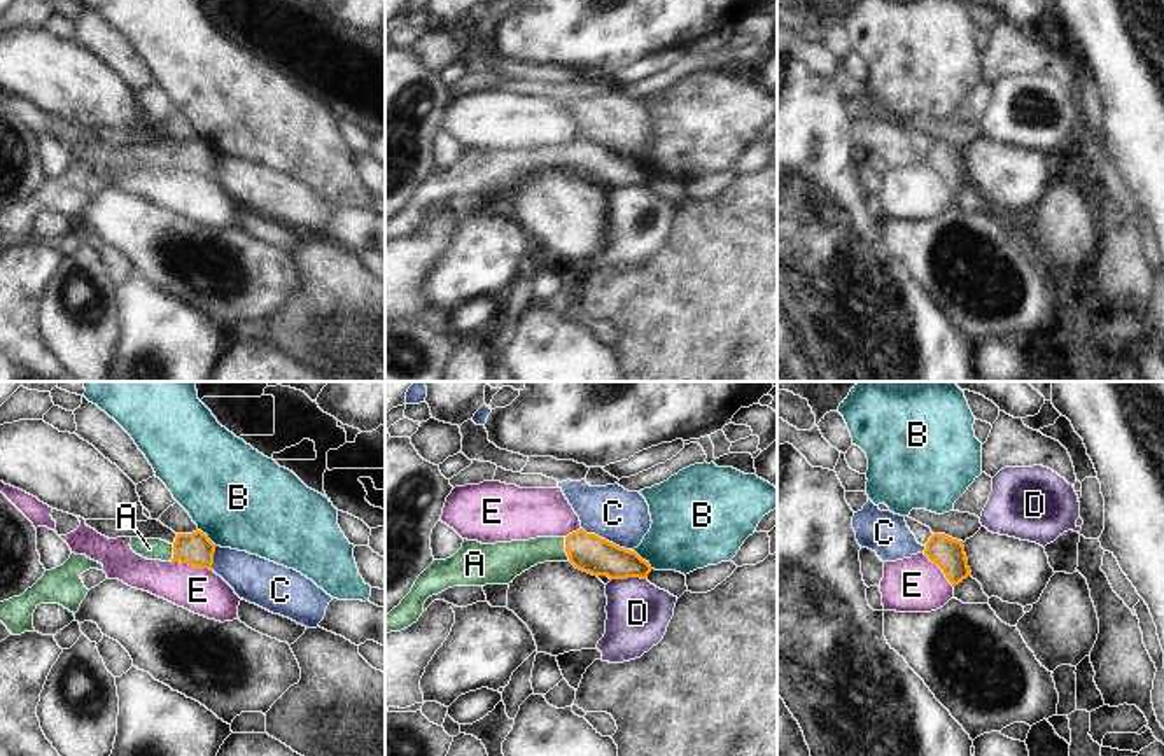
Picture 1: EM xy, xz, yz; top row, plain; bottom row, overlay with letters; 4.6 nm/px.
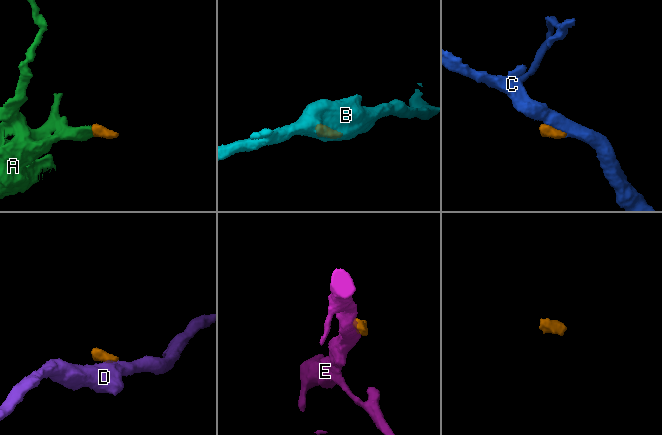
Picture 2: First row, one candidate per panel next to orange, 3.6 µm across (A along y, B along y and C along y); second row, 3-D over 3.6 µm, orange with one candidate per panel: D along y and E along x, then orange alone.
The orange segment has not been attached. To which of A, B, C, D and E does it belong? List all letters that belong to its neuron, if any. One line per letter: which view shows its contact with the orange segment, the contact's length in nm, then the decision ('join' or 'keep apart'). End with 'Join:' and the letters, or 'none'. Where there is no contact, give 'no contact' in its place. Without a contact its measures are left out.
A: meets orange in xz; contact 110 nm long; join
B: meets orange in xz; contact 140 nm long; keep apart
C: meets orange in xz; contact 240 nm long; keep apart
D: meets orange in xz; contact 160 nm long; keep apart
E: meets orange in xy; contact 190 nm long; keep apart
Join: A

